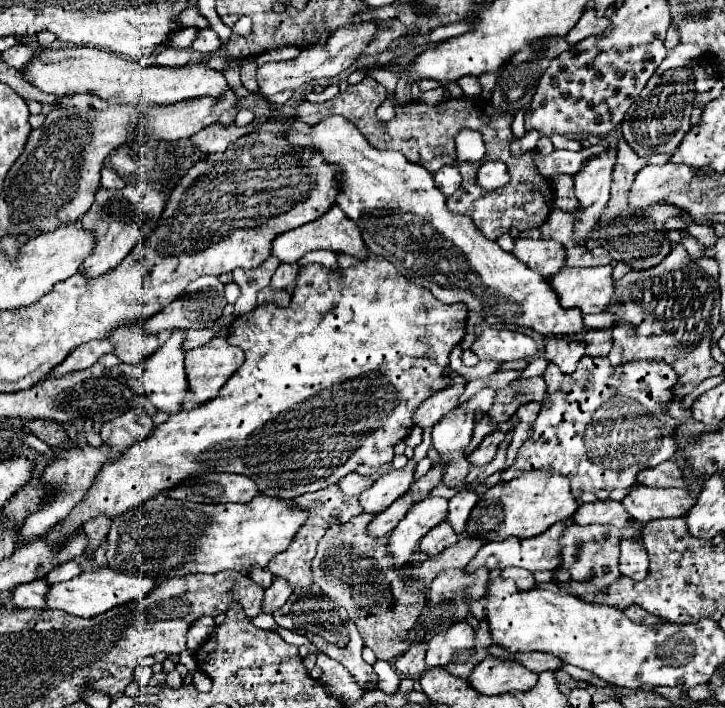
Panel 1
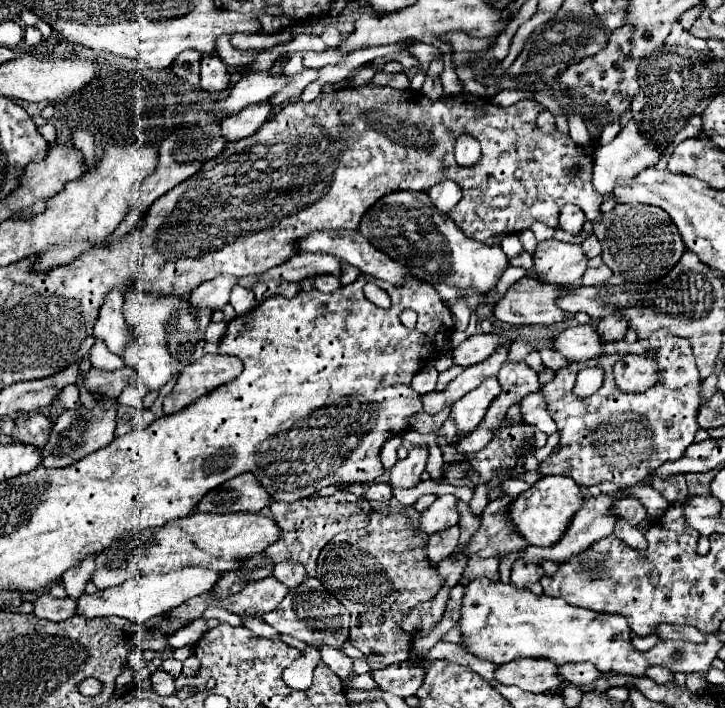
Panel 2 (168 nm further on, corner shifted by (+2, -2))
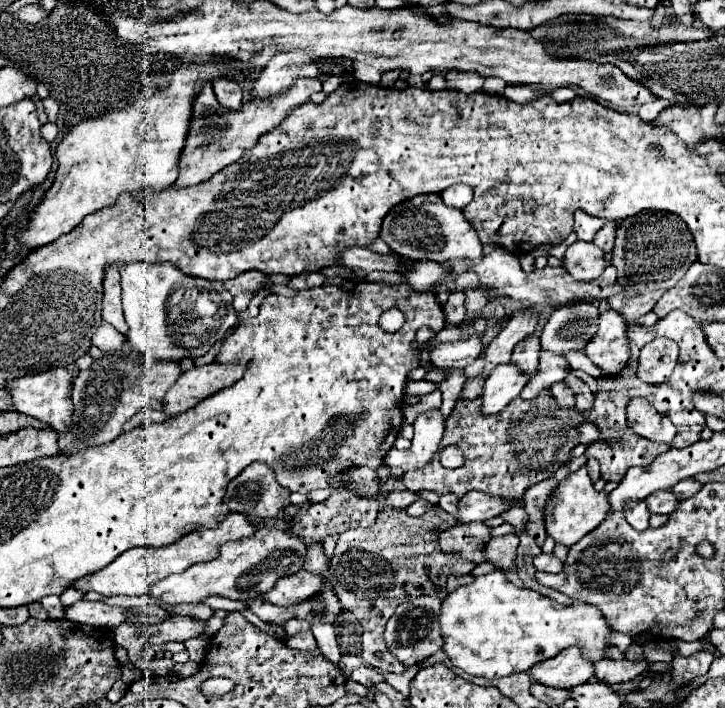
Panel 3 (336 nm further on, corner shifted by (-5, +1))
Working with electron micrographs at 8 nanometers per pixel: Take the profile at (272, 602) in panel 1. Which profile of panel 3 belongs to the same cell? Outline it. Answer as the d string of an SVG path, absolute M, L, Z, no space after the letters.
M315 542L309 546L309 552L307 552L307 566L305 570L313 572L313 574L325 574L329 570L329 558L325 556L325 550L323 550L323 542Z

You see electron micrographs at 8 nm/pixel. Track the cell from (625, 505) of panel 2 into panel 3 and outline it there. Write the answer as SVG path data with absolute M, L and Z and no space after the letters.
M659 490L651 494L645 502L649 504L651 512L659 512L659 514L671 514L679 508L679 500L675 498L673 490Z

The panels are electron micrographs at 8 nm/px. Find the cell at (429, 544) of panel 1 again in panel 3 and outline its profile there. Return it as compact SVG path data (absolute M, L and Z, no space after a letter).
M471 522L471 524L457 524L451 530L445 530L441 534L441 550L447 554L459 554L463 558L469 558L477 564L485 562L485 546L491 540L491 528L483 522Z

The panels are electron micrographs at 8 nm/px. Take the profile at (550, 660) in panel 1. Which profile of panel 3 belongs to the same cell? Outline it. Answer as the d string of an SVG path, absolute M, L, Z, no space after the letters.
M599 660L595 664L595 678L607 684L619 684L619 682L629 682L647 670L649 670L647 660L641 660L641 662Z

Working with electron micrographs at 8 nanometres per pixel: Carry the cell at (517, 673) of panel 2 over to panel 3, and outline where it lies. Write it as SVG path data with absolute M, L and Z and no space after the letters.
M567 648L551 662L541 662L535 670L527 672L531 680L553 686L553 688L573 688L589 682L595 676L595 664L581 656L579 648Z

